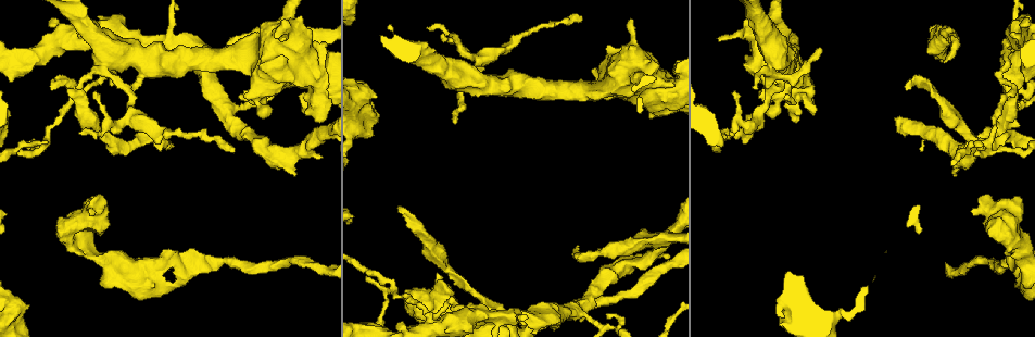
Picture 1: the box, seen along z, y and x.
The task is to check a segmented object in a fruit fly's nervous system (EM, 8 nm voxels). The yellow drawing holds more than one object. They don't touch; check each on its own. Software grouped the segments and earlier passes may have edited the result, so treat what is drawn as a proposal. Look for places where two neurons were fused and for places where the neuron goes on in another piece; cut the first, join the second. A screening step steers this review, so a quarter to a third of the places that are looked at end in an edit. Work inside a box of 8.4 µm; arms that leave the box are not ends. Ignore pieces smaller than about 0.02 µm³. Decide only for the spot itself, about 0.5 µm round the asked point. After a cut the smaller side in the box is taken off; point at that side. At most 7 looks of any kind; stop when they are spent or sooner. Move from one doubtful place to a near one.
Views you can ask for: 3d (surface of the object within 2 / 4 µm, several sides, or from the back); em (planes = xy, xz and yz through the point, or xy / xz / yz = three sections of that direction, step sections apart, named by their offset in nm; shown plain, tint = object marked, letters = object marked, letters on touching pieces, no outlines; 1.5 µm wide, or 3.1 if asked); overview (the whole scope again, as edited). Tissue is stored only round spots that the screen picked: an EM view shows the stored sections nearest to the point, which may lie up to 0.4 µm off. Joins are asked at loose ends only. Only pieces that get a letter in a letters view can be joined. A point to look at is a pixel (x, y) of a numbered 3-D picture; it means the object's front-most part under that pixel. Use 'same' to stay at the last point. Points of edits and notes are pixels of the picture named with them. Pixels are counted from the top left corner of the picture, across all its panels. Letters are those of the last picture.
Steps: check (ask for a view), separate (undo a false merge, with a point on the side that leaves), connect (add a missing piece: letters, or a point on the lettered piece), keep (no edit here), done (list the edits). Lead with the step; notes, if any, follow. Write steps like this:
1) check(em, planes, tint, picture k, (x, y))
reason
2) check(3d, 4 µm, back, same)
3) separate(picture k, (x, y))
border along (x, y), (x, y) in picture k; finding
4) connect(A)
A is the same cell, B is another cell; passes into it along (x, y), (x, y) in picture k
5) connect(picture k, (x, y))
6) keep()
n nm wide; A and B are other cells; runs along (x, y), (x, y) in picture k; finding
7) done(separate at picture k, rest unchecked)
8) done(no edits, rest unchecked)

check(3d, 4 µm, picture 1, (225, 261))
narrows sharply

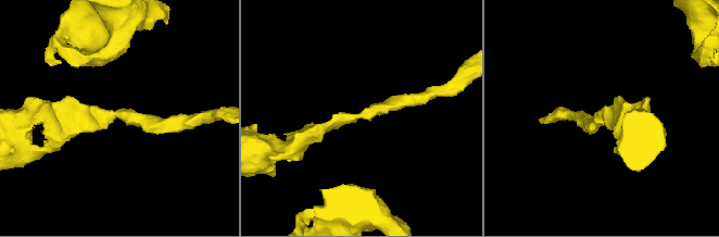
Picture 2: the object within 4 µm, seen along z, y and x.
check(em, planes, tint, picture 2, (361, 116))
arms of 200, 200 nm; shape alone is not enough

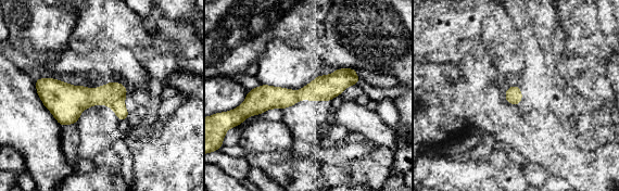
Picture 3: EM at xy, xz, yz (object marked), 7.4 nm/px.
check(em, planes, letters, same)
what lies round it

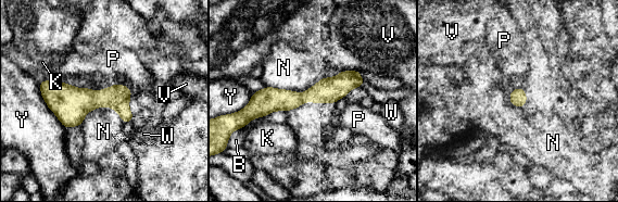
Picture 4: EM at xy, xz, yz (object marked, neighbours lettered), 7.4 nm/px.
keep()
120 nm wide; B, K, N, P, V, W and Y are other cells; runs along (360, 80), (249, 110) in picture 4; continuous, no second neuron

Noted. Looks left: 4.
check(3d, 2 µm, picture 1, (973, 211))
branch stops here

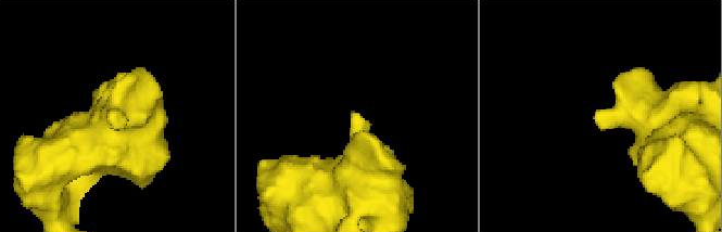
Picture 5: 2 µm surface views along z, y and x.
check(em, planes, letters, picture 5, (111, 124))
now the EM

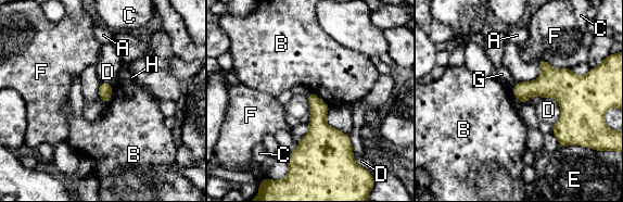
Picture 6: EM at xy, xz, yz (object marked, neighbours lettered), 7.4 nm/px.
keep()
A, B, C, D, E, F, G and H are other cells; border along (309, 91), (330, 106) in picture 6; no lettered piece goes on from it

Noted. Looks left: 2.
check(em, yz, step 4, letters, picture 1, (908, 89))

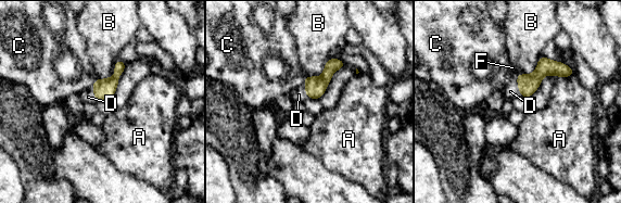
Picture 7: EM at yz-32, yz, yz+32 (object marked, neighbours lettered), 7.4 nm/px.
connect(D)
D is the same cell, A, B, C and F are other cells; the neuron continues

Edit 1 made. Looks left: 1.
done(connect at picture 7, rest unchecked)

